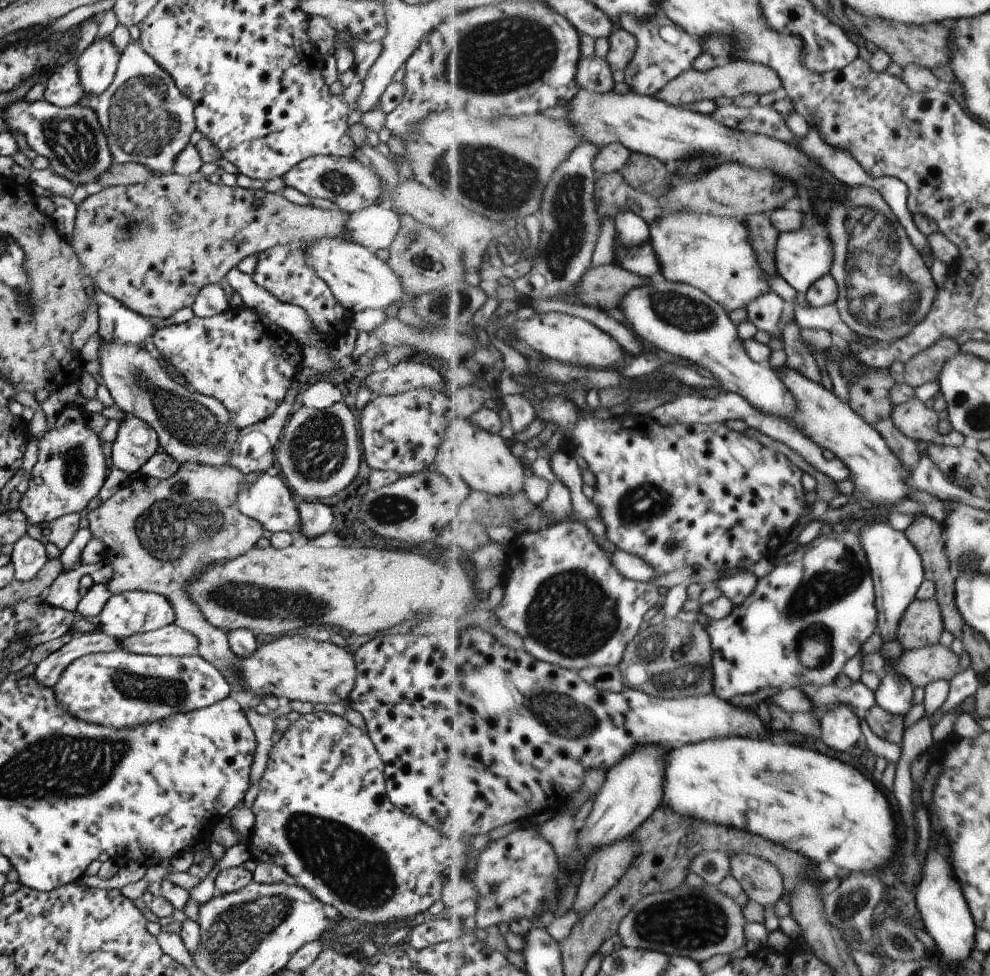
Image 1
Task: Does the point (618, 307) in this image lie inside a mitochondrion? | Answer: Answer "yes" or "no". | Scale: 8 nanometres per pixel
no

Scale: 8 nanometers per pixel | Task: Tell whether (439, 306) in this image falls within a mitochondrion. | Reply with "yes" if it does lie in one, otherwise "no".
yes

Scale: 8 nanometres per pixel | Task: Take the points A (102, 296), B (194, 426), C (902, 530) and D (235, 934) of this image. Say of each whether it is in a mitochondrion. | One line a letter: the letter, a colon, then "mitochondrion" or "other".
A: other
B: mitochondrion
C: other
D: mitochondrion

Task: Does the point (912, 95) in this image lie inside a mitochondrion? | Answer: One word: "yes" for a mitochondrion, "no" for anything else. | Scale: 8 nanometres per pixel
no

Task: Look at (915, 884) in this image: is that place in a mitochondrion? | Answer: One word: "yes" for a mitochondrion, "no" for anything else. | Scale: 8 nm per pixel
no

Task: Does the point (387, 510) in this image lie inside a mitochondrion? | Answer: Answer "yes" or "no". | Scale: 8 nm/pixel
yes

